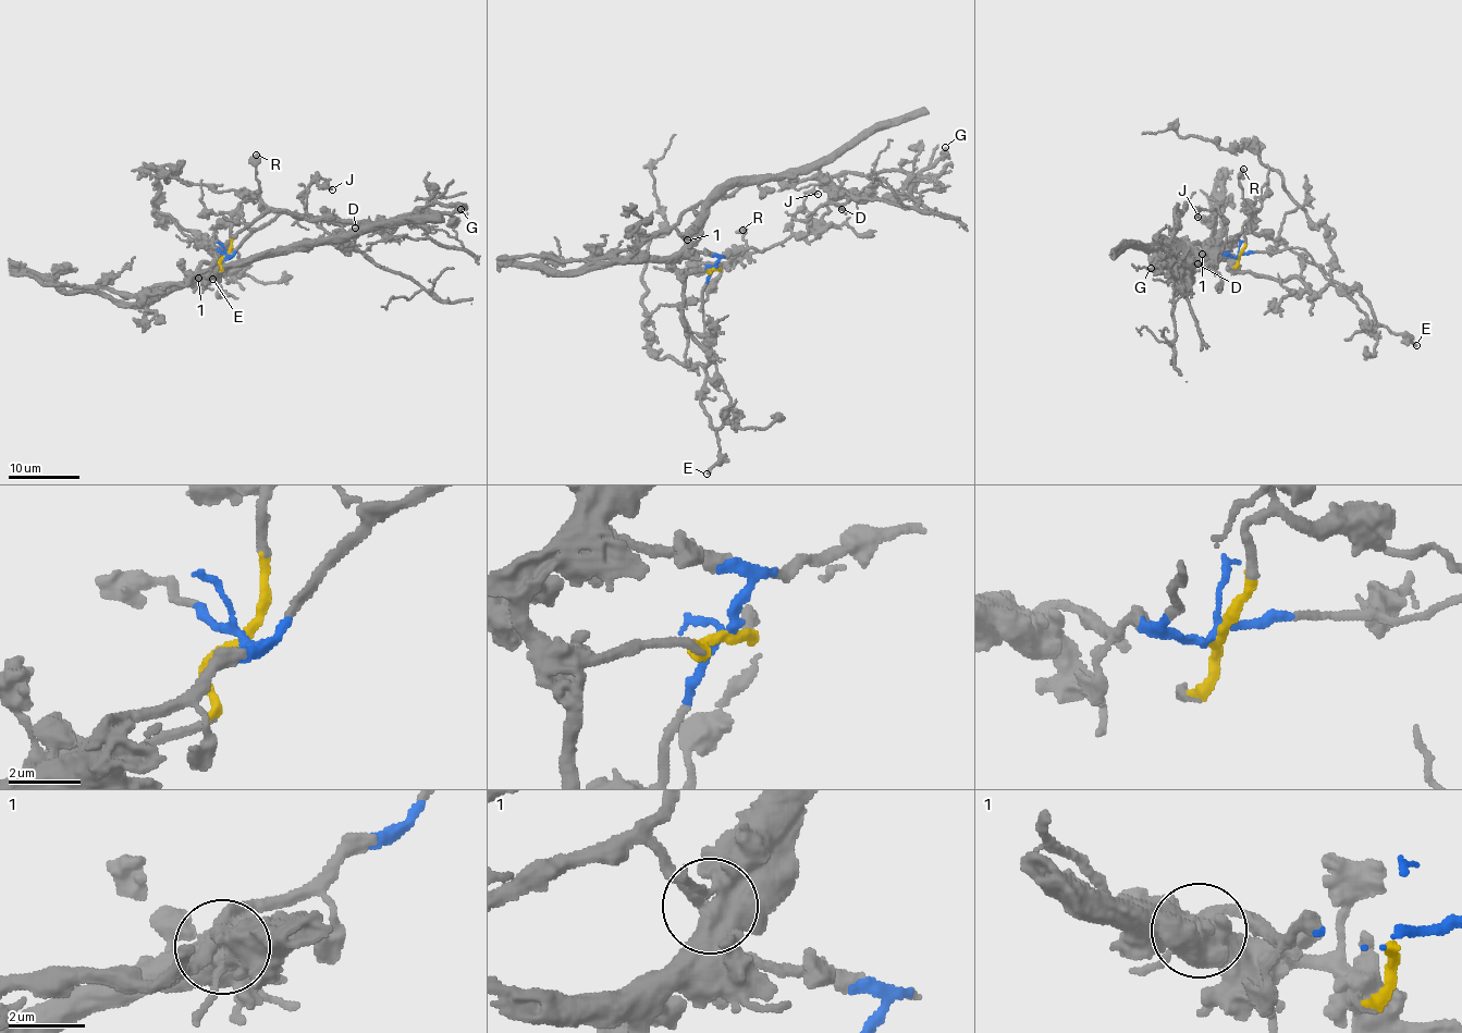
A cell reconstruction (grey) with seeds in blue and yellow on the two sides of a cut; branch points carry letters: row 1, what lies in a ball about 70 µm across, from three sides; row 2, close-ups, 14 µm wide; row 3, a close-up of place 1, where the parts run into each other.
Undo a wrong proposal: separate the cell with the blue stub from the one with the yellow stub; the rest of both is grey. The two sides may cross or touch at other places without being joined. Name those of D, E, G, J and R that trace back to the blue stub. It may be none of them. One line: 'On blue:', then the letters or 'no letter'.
On blue: J, R

